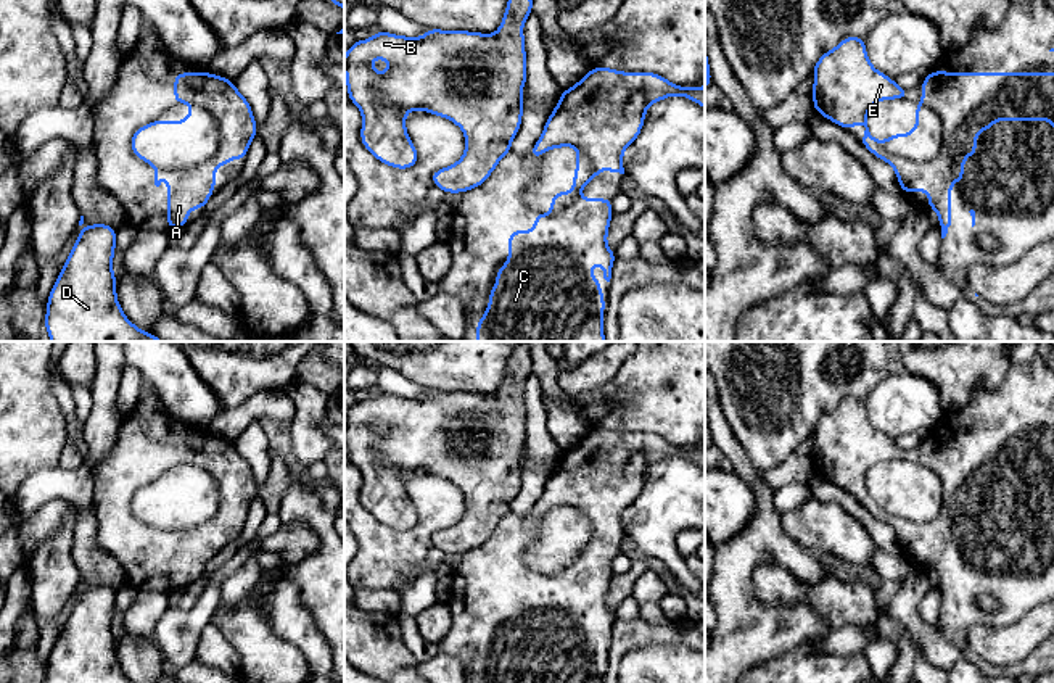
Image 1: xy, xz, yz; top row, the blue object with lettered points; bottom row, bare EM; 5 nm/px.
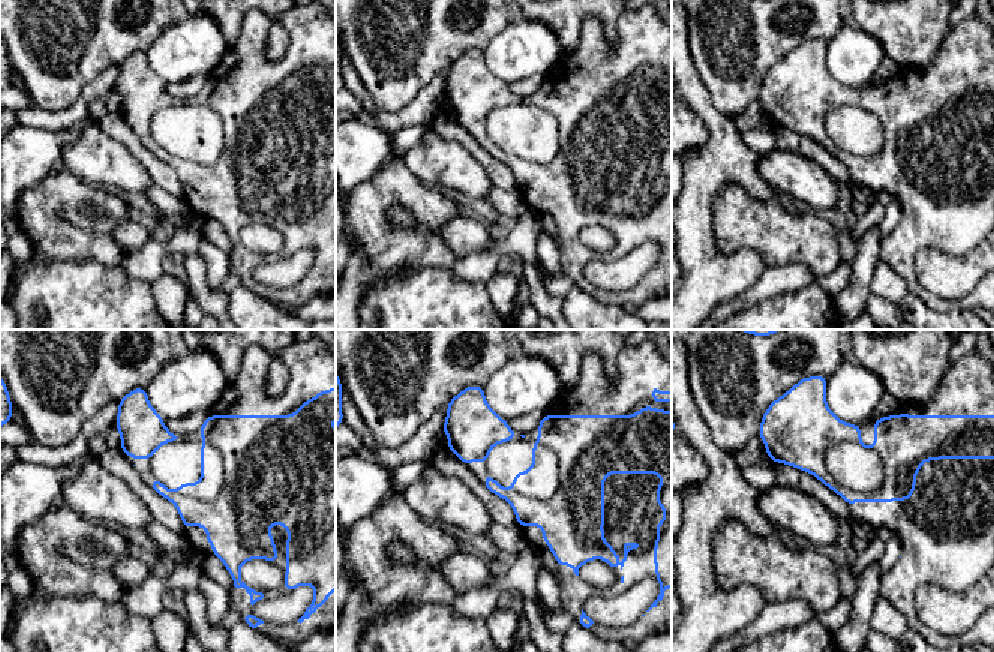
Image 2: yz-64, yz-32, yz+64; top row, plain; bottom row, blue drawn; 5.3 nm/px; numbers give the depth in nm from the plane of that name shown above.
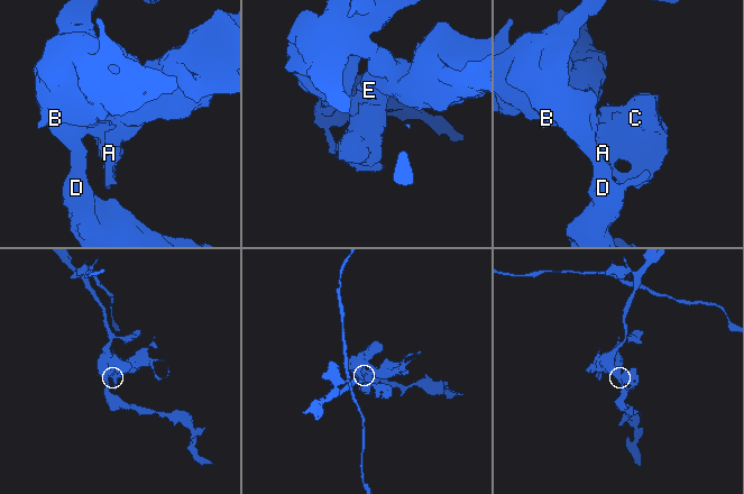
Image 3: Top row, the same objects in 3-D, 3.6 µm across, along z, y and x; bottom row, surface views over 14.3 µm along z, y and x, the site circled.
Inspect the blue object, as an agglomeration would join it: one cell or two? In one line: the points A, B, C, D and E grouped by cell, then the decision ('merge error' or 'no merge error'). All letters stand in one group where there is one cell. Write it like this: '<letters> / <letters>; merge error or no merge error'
A B C D E; no merge error

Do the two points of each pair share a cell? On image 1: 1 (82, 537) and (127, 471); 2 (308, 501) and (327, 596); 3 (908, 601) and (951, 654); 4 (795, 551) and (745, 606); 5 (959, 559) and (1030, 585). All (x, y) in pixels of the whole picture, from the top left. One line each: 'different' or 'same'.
1: different
2: same
3: same
4: same
5: same

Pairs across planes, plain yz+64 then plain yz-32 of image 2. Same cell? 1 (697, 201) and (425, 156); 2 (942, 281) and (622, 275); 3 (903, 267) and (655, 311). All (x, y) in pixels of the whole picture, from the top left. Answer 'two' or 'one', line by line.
1: two
2: one
3: two

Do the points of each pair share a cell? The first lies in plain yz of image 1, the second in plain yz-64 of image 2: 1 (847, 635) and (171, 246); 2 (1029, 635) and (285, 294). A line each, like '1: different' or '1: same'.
1: same
2: different

